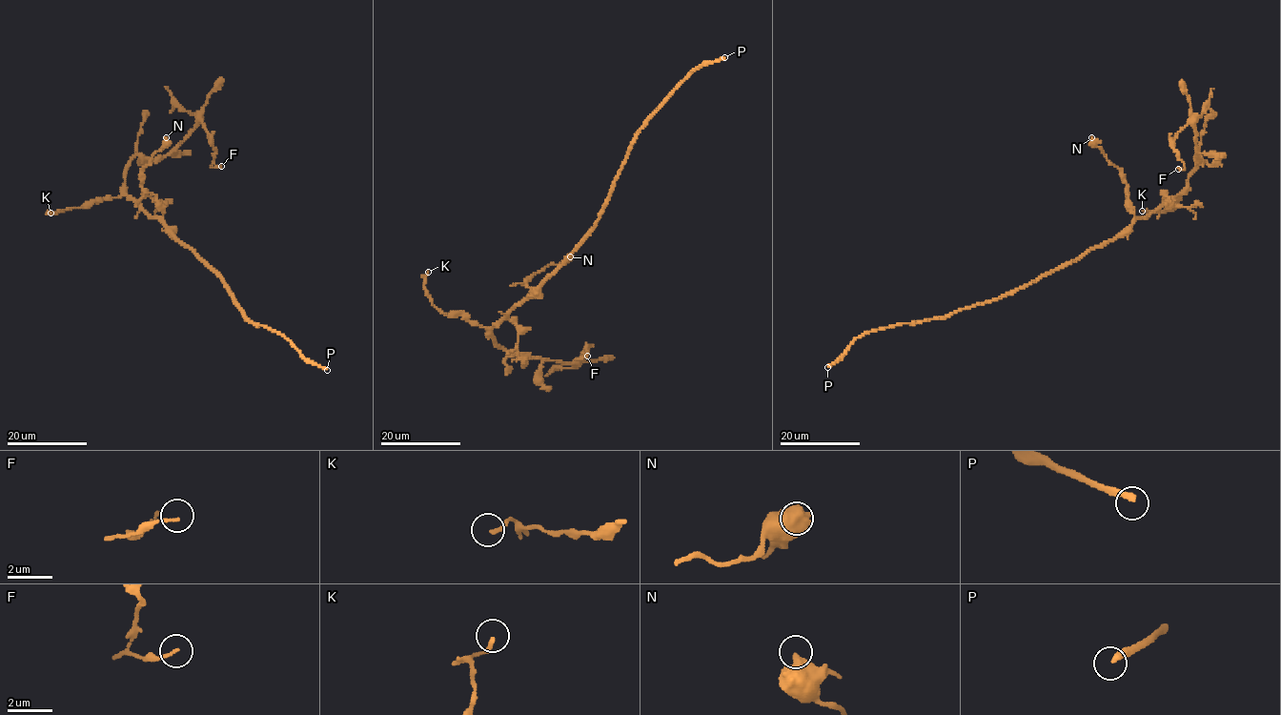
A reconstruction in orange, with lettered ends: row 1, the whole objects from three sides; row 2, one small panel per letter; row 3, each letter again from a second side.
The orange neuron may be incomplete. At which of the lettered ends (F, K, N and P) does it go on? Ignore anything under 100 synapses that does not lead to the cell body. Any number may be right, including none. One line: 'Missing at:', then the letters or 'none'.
Missing at: P

